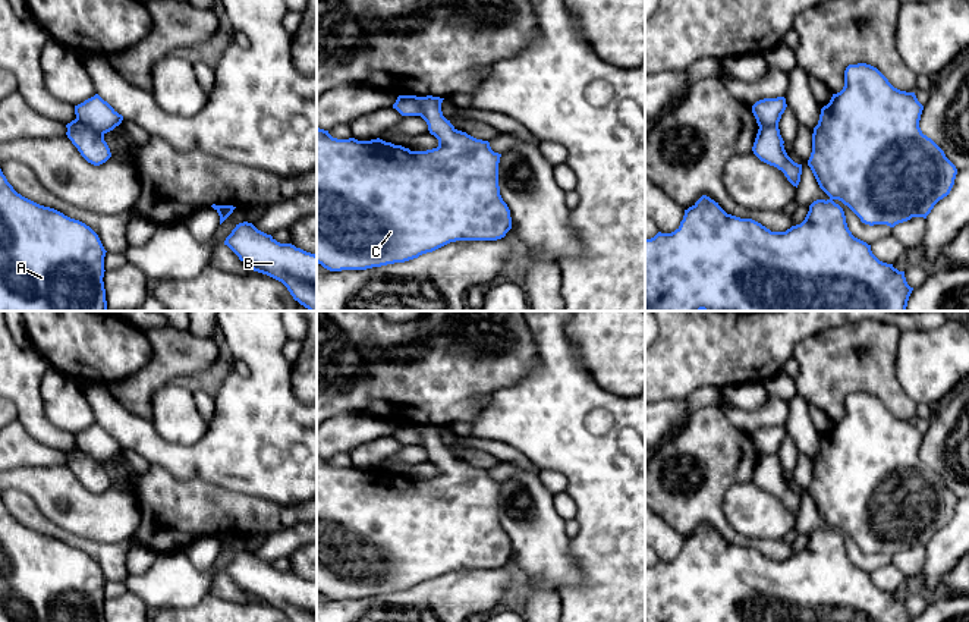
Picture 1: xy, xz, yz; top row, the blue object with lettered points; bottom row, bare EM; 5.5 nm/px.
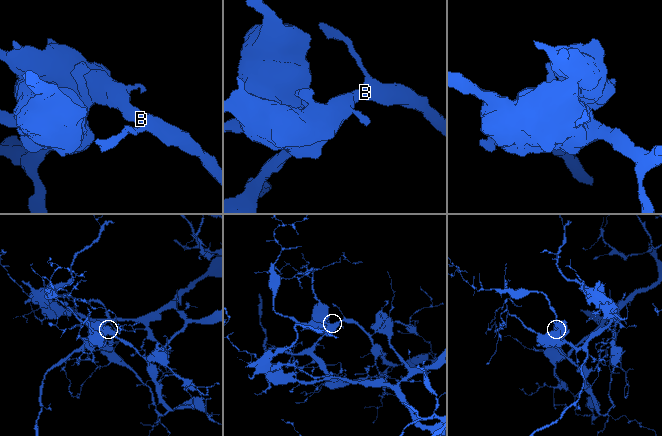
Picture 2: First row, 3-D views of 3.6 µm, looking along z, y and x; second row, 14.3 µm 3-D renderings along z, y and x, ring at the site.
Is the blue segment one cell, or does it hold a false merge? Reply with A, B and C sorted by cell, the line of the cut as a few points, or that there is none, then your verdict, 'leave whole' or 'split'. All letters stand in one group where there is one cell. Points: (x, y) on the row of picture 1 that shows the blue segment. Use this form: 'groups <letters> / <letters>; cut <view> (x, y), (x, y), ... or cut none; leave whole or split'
groups A / B C; cut xy (76, 118), (103, 135); split

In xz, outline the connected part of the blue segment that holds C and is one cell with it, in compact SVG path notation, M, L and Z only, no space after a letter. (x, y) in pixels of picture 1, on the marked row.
M419 97L422 119L428 131L438 139L438 147L427 151L410 151L402 145L386 142L380 138L371 141L358 141L355 138L337 139L328 131L317 128L317 263L330 271L366 270L394 263L405 263L418 258L422 254L432 252L456 241L497 241L506 236L512 229L512 217L507 204L500 195L498 163L501 154L494 153L488 141L476 139L466 132L457 131L450 120L443 116L440 97Z

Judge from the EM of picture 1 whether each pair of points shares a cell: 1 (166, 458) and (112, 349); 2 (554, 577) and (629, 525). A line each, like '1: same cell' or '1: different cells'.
1: different cells
2: different cells

